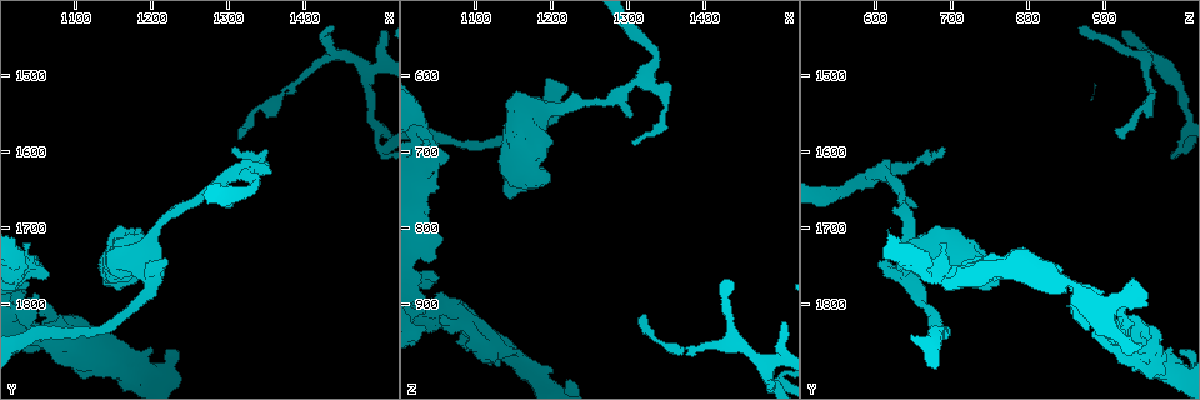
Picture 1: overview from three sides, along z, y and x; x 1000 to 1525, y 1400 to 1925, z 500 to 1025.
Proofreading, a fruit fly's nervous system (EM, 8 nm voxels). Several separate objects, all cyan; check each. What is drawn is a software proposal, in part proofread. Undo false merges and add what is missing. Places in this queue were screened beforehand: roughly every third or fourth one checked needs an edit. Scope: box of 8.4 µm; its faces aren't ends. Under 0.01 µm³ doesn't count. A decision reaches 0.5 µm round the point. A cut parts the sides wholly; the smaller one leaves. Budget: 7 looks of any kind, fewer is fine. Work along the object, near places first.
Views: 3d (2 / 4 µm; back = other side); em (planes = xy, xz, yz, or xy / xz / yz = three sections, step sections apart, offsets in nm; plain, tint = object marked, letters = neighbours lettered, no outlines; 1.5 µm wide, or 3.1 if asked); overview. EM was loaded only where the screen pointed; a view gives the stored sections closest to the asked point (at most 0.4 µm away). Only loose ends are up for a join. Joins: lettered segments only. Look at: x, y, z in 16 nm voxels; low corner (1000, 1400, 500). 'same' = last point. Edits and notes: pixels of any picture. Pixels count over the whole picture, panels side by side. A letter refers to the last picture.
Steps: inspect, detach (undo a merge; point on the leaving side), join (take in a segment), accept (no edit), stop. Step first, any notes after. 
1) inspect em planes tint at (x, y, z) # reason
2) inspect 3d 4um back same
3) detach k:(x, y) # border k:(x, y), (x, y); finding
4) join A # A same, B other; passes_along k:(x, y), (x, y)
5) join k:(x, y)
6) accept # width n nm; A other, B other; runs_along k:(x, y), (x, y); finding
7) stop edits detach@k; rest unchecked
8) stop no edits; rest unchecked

inspect em planes letters at (1170, 1895, 990) # thick turns thin

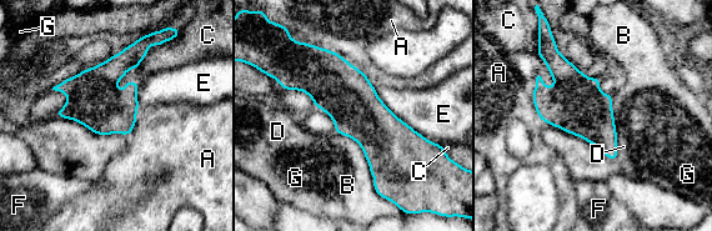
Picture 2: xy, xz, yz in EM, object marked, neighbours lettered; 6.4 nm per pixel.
accept # width 340 nm; A other, B other, C other, D other, E other, F other, G other; runs_along 2:(320, 51), (379, 132), (377, 184); one neuron here

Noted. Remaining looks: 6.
inspect em planes letters at (1055, 1760, 700) # free end

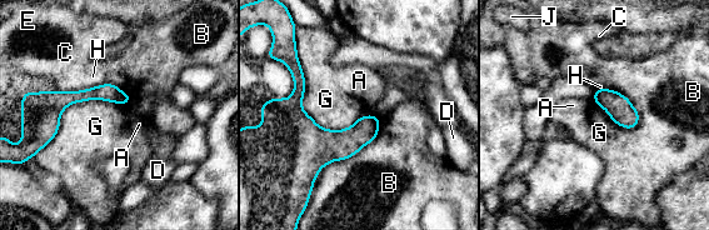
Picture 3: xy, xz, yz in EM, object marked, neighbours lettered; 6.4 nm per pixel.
accept # A other, B other, C other, D other, E other, G other, H other, J other; runs_along 3:(126, 99), (70, 96), (48, 134); none of them fits

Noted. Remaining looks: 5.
inspect em planes letters at (1065, 1800, 920) # branch stops here

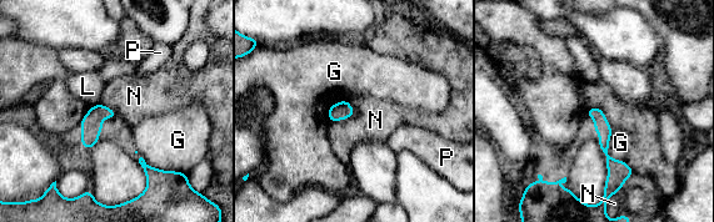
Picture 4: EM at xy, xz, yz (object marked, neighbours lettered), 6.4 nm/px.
accept # G other, L other, N other, P other; border 4:(348, 100), (354, 114), (330, 122); none of them fits

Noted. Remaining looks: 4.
stop no edits; rest unchecked

